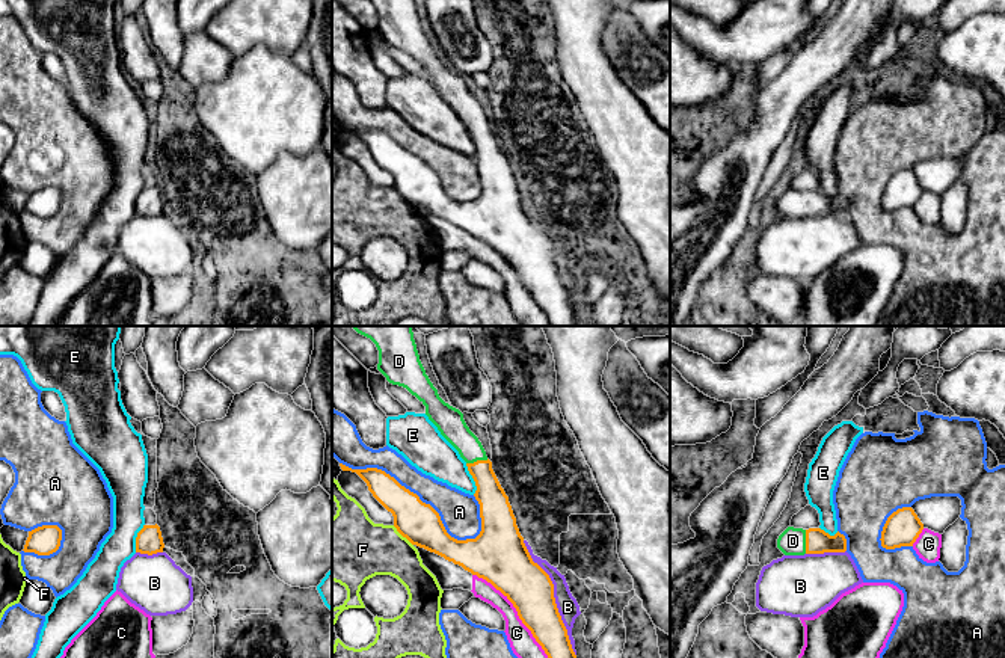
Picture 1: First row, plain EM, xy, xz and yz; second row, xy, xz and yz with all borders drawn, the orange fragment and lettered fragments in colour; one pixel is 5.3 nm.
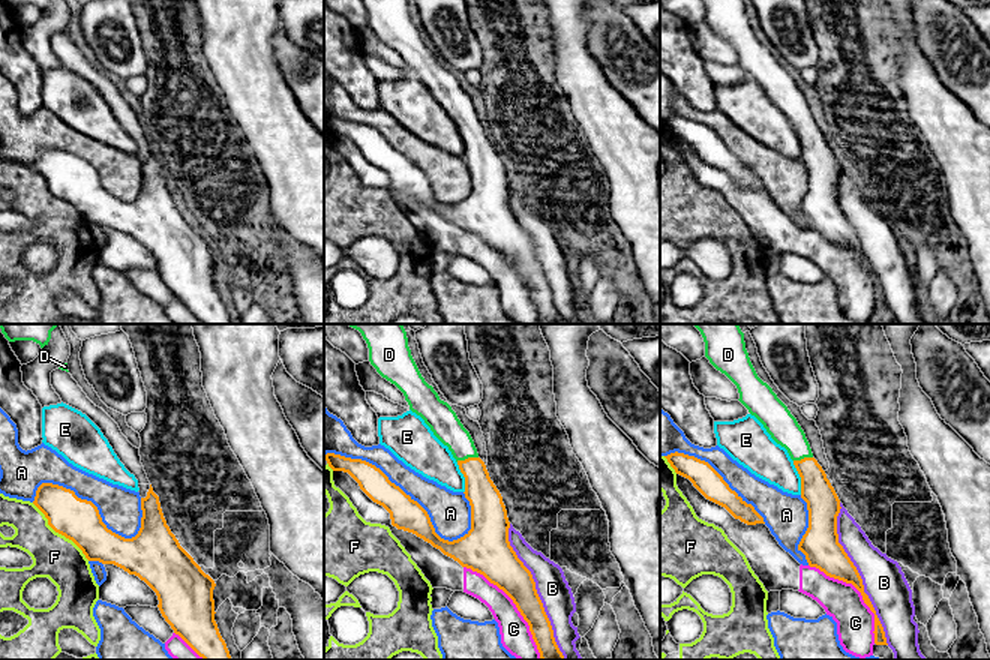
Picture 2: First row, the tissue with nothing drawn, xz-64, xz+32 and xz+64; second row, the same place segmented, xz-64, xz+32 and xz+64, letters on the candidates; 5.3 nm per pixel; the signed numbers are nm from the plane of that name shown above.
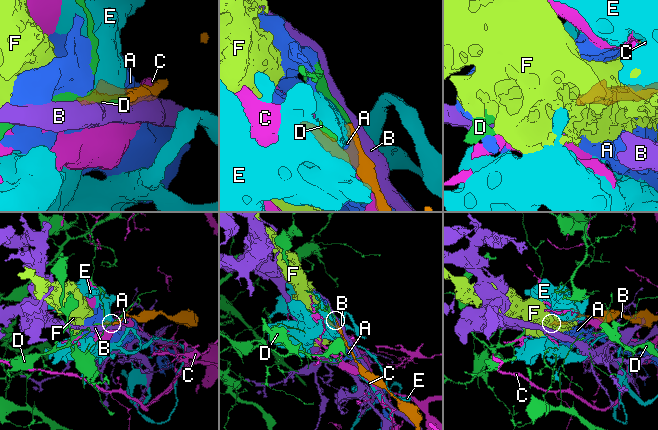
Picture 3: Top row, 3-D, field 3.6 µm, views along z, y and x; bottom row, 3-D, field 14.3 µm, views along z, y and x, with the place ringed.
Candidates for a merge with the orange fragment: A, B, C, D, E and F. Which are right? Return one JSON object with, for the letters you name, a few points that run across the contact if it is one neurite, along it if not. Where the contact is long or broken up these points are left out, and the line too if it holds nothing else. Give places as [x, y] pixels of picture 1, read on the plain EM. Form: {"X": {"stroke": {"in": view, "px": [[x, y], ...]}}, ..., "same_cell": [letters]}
{"D": {"stroke": {"in": "yz", "px": [[817, 202], [806, 204], [792, 202]]}}, "same_cell": ["D"]}

